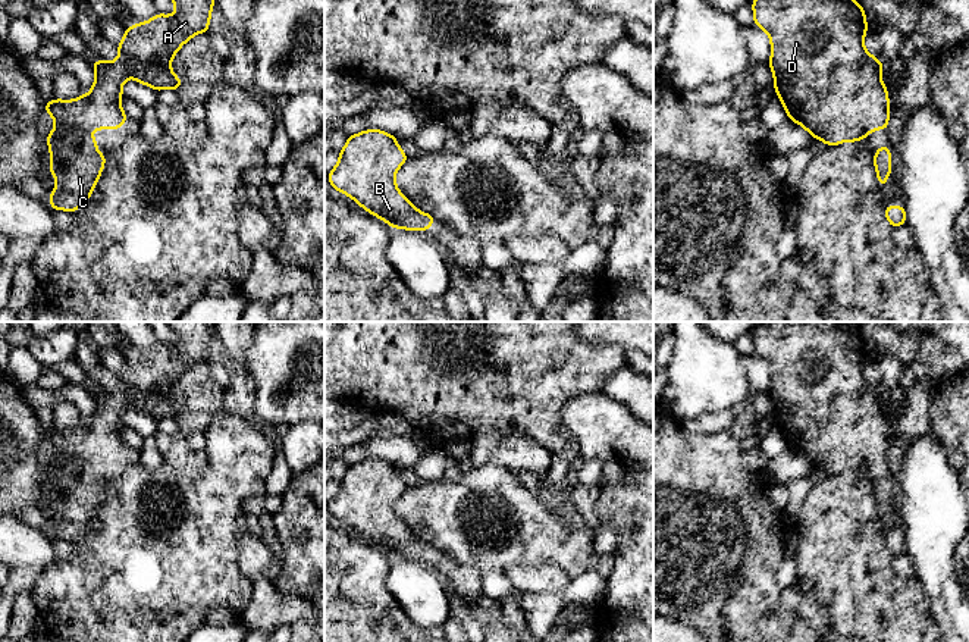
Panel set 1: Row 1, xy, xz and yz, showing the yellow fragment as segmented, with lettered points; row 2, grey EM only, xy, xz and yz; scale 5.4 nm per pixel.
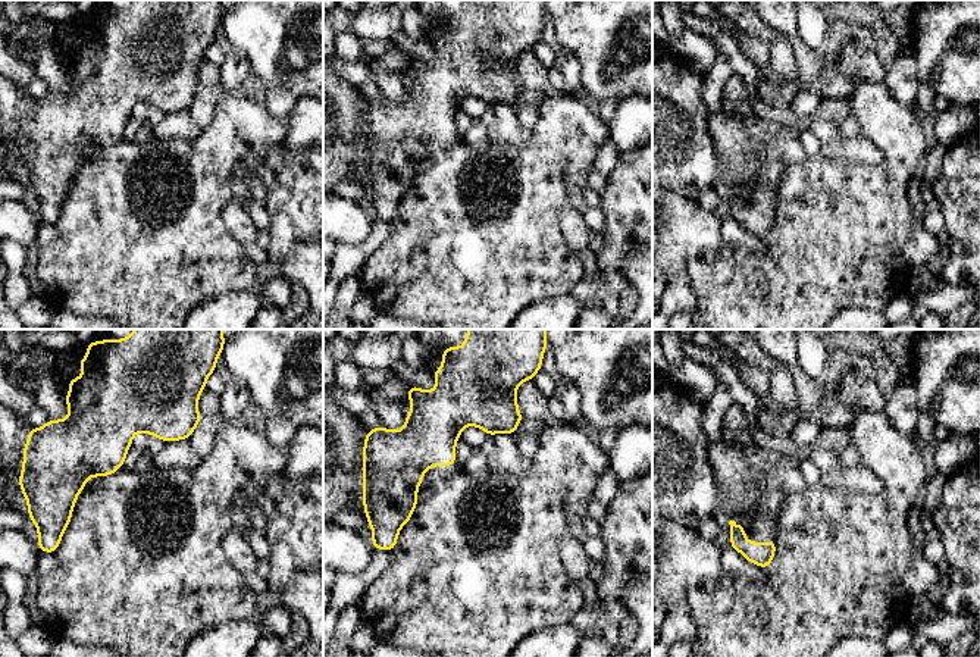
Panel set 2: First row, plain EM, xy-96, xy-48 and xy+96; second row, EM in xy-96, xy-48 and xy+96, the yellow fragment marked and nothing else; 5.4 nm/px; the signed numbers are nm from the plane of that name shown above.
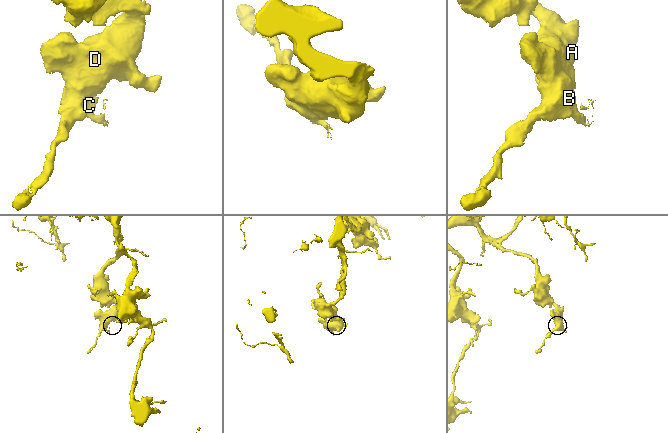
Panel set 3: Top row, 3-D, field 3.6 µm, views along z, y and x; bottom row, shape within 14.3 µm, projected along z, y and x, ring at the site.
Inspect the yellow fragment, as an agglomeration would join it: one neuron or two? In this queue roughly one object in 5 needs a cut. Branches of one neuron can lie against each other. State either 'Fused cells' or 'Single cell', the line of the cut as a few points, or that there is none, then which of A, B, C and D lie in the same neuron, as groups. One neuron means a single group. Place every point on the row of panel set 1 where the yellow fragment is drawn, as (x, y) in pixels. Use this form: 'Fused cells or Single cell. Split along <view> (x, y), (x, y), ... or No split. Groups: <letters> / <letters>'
Single cell. No split. Groups: A B C D

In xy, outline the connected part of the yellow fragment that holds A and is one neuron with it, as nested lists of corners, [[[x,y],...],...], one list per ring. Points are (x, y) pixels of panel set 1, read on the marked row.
[[[172,0],[176,6],[173,15],[154,15],[148,22],[138,22],[125,29],[123,40],[117,44],[119,57],[115,62],[97,60],[92,65],[95,81],[87,95],[75,100],[59,100],[46,103],[44,112],[54,119],[54,129],[47,135],[50,148],[50,169],[57,187],[51,191],[48,204],[53,210],[75,213],[84,206],[95,188],[104,169],[106,154],[97,150],[97,140],[91,135],[94,129],[119,129],[126,120],[120,106],[122,87],[128,78],[148,85],[150,88],[178,90],[184,81],[179,79],[170,63],[176,51],[194,35],[208,32],[214,0]]]

